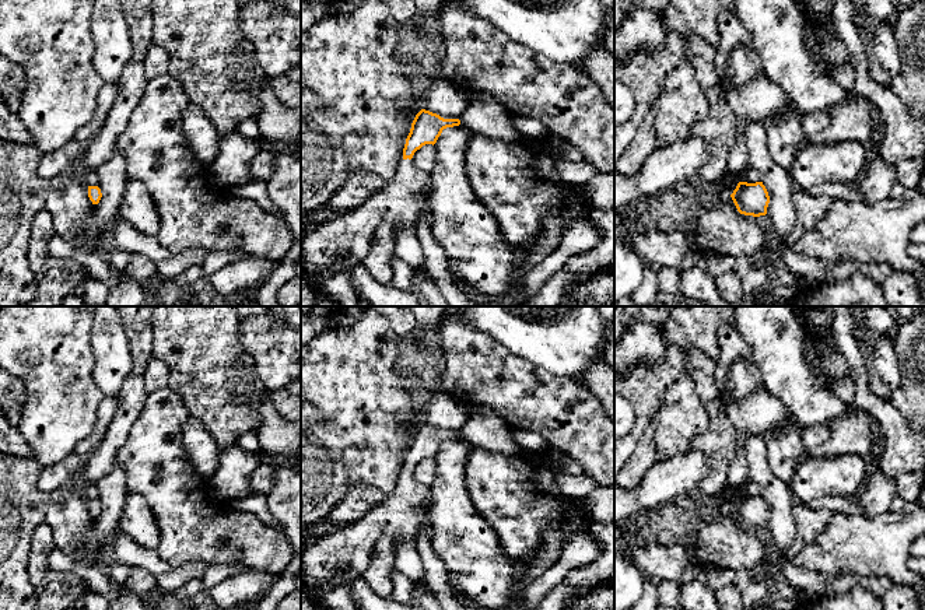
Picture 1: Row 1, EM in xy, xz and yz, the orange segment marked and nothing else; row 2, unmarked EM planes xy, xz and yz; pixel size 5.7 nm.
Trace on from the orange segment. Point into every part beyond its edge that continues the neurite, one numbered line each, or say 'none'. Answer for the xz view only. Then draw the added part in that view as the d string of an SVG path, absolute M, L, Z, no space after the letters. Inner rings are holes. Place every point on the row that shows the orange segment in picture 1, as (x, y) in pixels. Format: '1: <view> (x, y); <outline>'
1: xz (347, 235); M403 159L382 192L348 213L330 215L308 232L301 245L301 276L319 285L333 259L362 260L374 232L383 221L396 228L414 227L420 210L427 206L430 190L428 173L416 169L413 159Z

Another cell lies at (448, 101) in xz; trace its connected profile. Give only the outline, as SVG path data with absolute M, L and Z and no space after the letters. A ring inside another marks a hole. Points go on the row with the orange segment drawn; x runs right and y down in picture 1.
M435 80L423 101L423 109L444 119L460 119L470 102L463 90L446 81Z

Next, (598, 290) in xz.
M614 263L582 277L572 299L582 306L614 306Z

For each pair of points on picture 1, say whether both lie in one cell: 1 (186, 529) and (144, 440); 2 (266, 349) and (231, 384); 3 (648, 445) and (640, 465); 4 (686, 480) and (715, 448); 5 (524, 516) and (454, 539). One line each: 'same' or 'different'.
1: same
2: different
3: same
4: different
5: different

